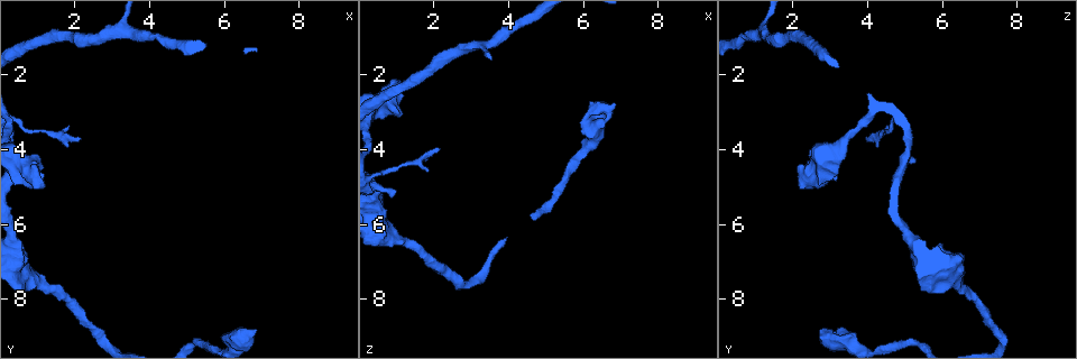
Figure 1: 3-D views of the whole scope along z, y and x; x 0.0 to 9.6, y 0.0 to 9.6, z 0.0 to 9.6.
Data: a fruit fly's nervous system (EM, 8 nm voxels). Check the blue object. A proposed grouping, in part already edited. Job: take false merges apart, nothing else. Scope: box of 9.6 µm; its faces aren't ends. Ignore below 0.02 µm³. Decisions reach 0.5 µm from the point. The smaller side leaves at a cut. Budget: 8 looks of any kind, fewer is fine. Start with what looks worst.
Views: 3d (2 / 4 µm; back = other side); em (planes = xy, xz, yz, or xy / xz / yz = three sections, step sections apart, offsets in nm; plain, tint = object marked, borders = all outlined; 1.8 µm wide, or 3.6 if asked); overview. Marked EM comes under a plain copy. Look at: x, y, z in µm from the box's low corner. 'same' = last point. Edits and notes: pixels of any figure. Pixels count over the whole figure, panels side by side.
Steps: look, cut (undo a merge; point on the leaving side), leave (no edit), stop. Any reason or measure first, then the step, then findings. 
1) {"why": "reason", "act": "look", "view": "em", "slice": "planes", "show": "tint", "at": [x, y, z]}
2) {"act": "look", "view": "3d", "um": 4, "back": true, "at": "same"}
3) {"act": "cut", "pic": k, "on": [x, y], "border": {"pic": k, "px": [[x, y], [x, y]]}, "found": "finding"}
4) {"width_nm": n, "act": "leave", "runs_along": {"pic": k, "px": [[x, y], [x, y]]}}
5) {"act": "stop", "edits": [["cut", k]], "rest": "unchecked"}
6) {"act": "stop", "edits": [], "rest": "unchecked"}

{"why": "abrupt turn", "act": "look", "view": "em", "slice": "xz", "step": 4, "show": "tint", "at": [6.20, 8.95, 2.95]}

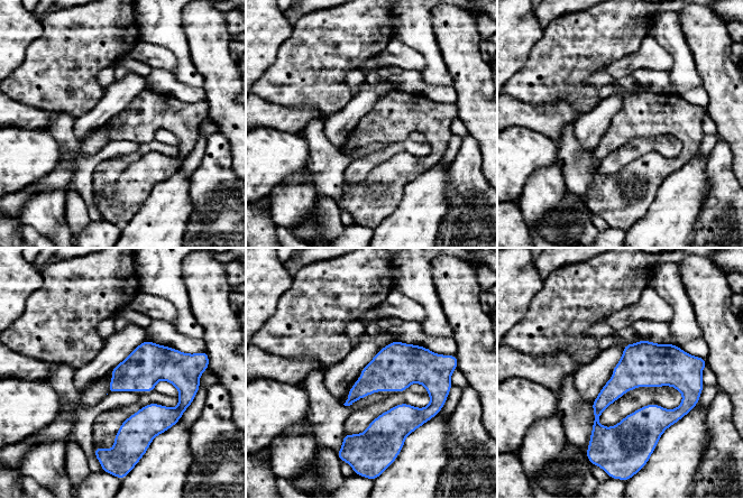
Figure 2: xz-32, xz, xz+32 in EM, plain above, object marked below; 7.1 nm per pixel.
{"why": "another direction", "act": "look", "view": "em", "slice": "planes", "show": "tint", "at": "same"}

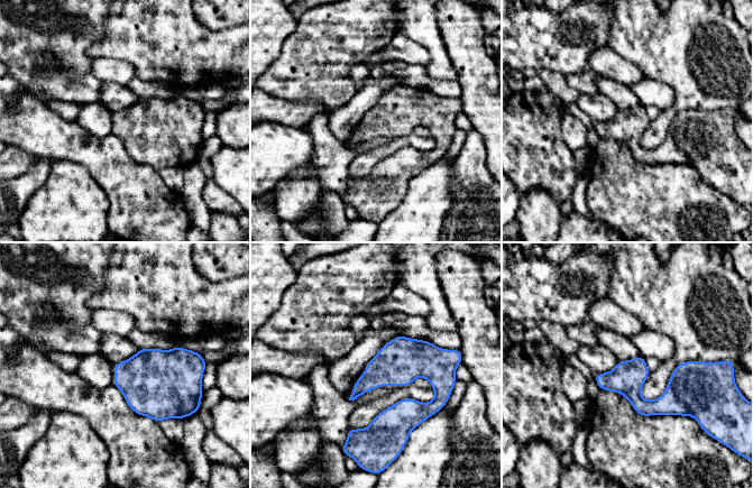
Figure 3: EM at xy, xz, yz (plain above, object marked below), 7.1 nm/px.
{"width_nm": 240, "act": "leave", "runs_along": {"pic": 3, "px": [[695, 374], [663, 405], [597, 377]]}, "found": "all the same cell"}

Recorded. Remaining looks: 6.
{"why": "branch point", "act": "look", "view": "em", "slice": "planes", "show": "tint", "at": [2.90, 1.00, 1.30]}

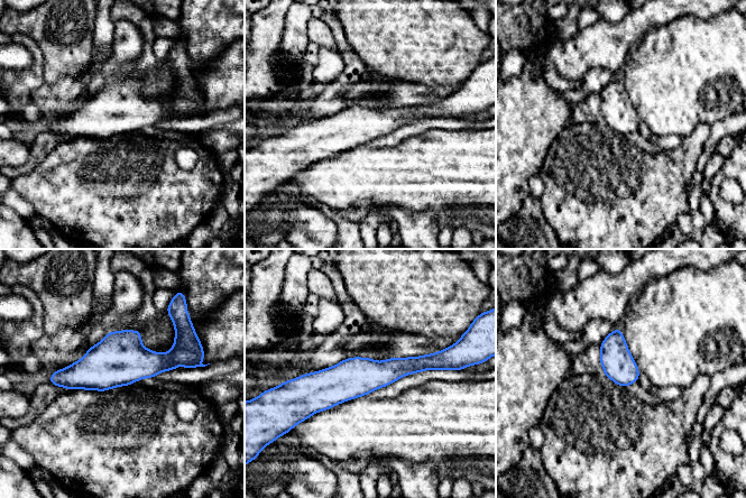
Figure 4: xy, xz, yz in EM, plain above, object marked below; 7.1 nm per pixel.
{"act": "leave", "runs_along": {"pic": 4, "px": [[436, 362], [346, 380], [303, 380]]}, "found": "one cell here"}

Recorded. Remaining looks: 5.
{"why": "calibre changes", "act": "look", "view": "3d", "um": 4, "back": true, "at": [0.65, 7.30, 6.20]}

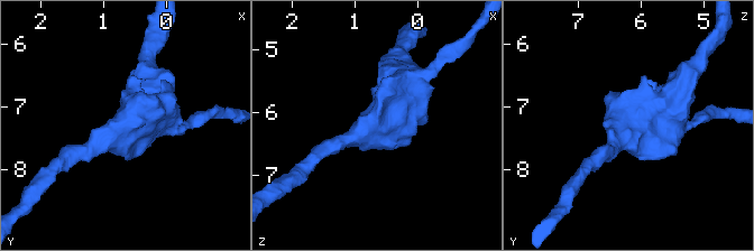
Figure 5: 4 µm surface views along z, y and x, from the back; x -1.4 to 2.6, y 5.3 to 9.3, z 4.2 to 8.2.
{"arm_widths_nm": [260, 650], "why": "now the EM", "act": "look", "view": "em", "um": 3.6, "slice": "planes", "show": "tint", "at": [0.60, 7.40, 6.15]}

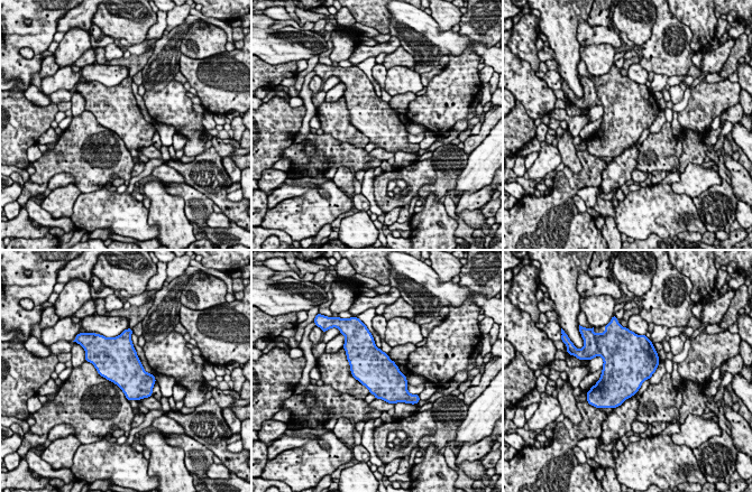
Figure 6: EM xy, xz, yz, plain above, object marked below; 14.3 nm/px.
{"width_nm": 550, "act": "leave", "found": "all the same cell"}

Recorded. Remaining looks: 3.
{"act": "stop", "edits": [], "rest": "unchecked"}

